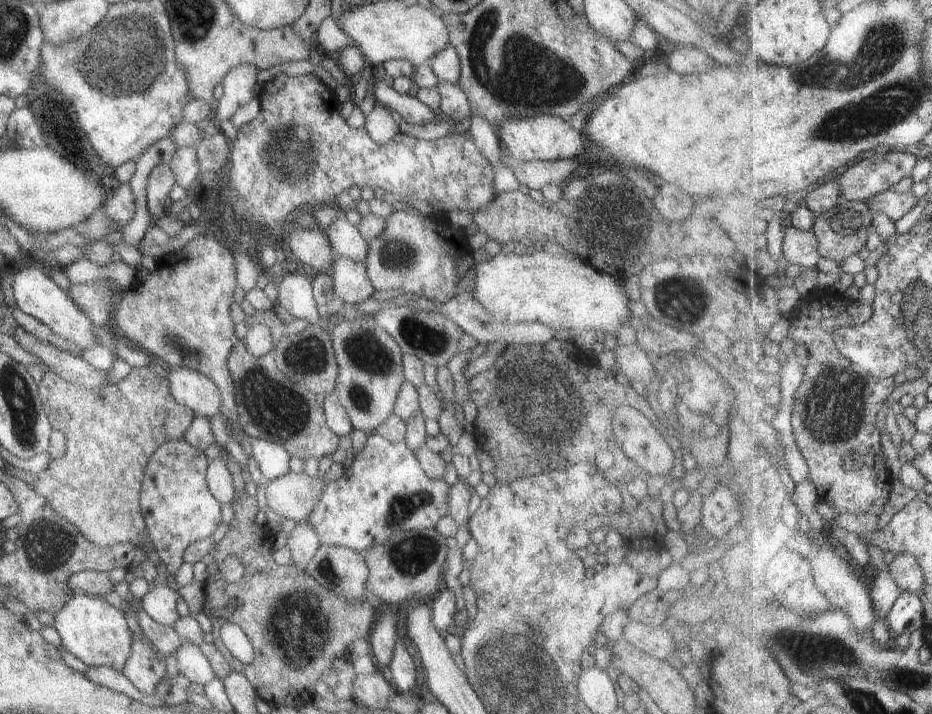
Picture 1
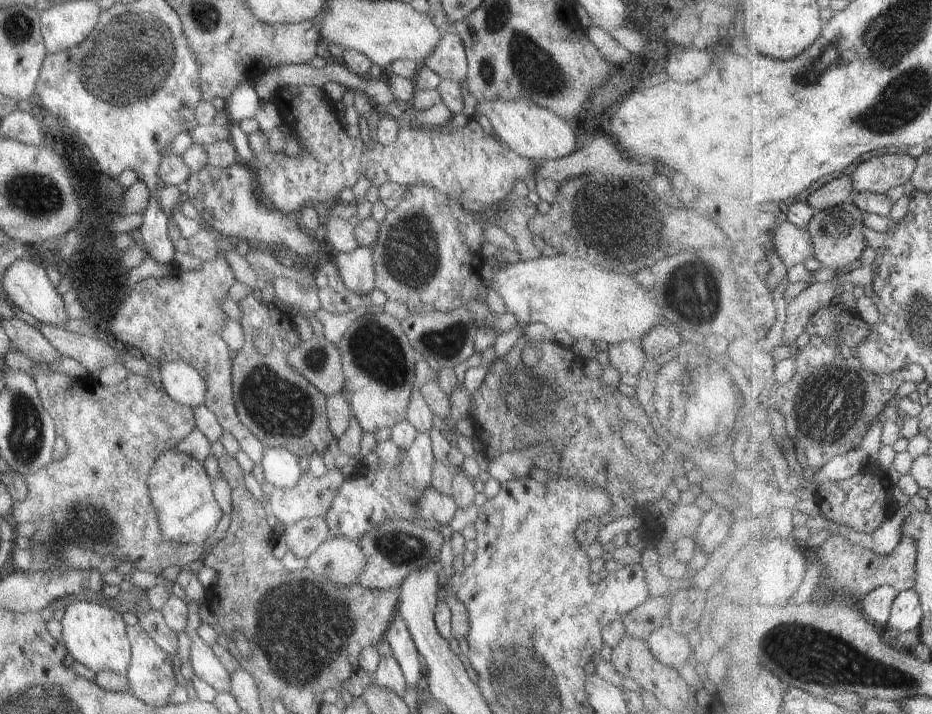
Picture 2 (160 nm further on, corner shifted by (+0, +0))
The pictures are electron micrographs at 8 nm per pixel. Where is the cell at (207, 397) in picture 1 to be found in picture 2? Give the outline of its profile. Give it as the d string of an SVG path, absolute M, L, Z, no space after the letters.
M181 361L160 363L159 380L164 393L175 402L193 408L204 402L206 384L201 375Z

